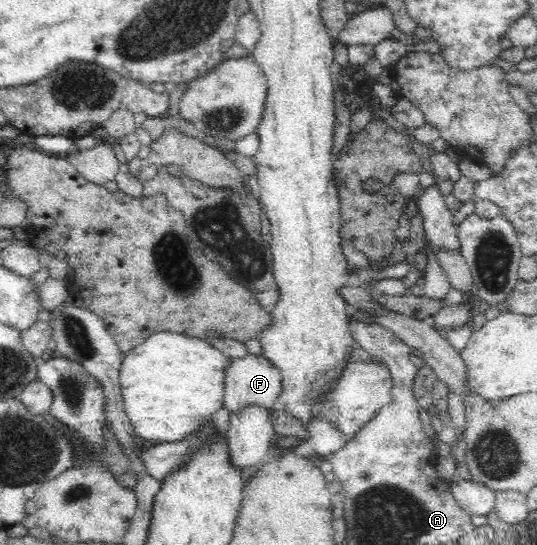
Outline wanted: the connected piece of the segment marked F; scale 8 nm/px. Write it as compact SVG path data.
M249 353L240 359L233 358L225 372L224 407L229 414L237 414L249 405L257 405L263 407L265 411L271 412L276 400L280 398L281 388L281 374L273 363L265 358L264 354L257 356Z

